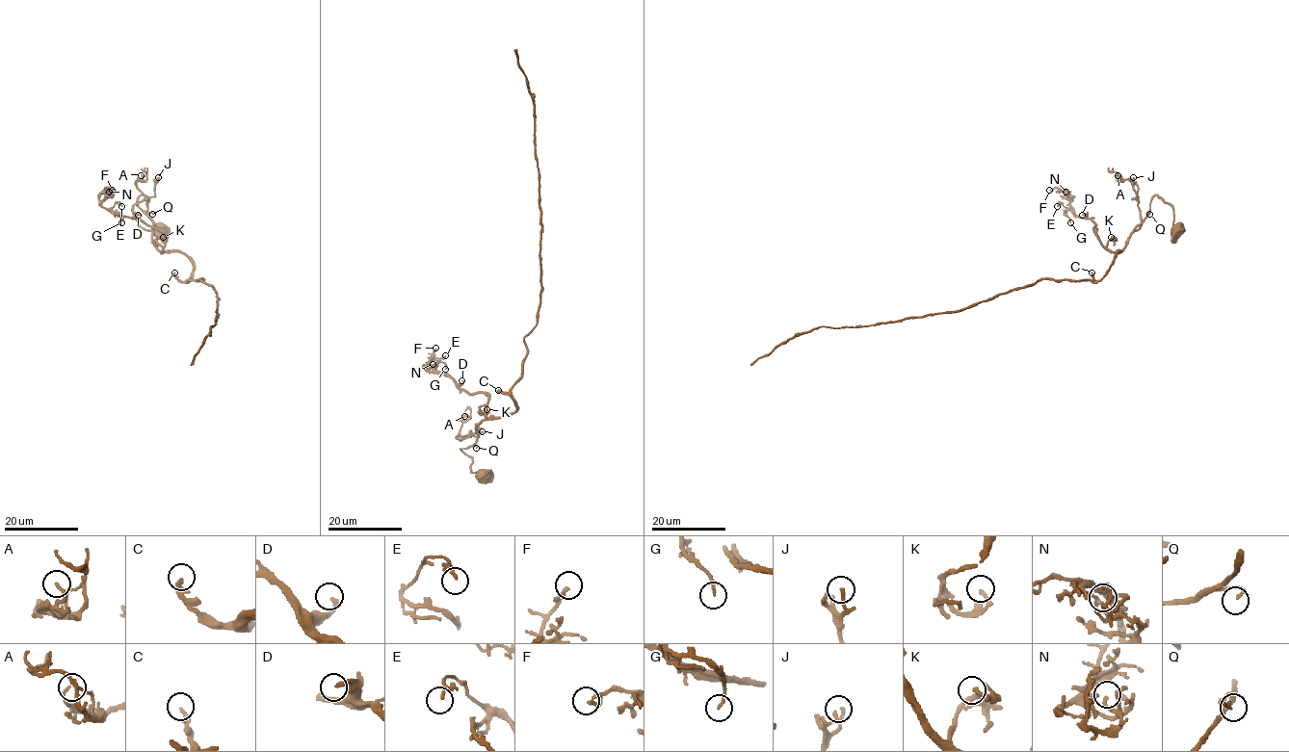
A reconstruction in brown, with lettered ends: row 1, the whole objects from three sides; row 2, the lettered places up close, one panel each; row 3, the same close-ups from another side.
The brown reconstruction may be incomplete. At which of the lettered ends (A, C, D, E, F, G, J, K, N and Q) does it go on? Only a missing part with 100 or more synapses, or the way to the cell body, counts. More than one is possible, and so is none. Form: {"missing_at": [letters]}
{"missing_at": []}

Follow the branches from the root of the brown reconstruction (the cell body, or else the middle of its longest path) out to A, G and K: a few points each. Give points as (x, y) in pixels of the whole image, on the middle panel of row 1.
A: (484, 475), (471, 472), (472, 458), (460, 450), (477, 434), (457, 438), (467, 435), (460, 435), (464, 416)
G: (484, 475), (471, 472), (460, 449), (476, 441), (488, 395), (466, 393), (434, 367), (445, 369)
K: (484, 475), (471, 472), (472, 458), (460, 449), (476, 441), (486, 405), (480, 407), (483, 414), (486, 409)

